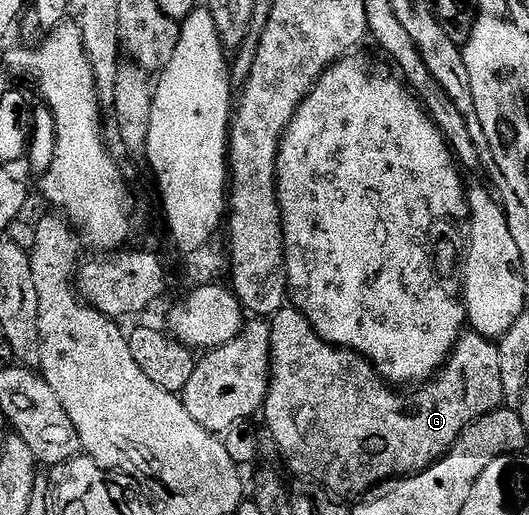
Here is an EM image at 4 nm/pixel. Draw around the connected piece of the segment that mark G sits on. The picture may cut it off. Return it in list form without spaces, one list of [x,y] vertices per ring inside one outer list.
[[[285,306],[282,310],[278,310],[275,316],[271,317],[268,342],[270,345],[270,379],[268,381],[268,397],[264,399],[262,409],[262,417],[264,416],[265,422],[268,423],[268,432],[272,435],[272,440],[276,443],[281,458],[288,463],[289,470],[294,475],[300,476],[296,478],[303,478],[305,481],[327,490],[336,498],[344,498],[340,496],[356,496],[355,498],[360,498],[386,480],[410,476],[424,471],[452,447],[454,441],[464,433],[464,429],[470,427],[473,422],[485,416],[486,413],[495,412],[497,408],[504,404],[501,369],[498,363],[498,344],[489,337],[479,336],[471,330],[465,331],[457,340],[456,347],[448,353],[444,367],[427,382],[421,383],[411,390],[397,390],[379,376],[376,369],[373,368],[371,360],[359,356],[357,352],[352,352],[349,348],[337,348],[334,344],[327,344],[314,330],[314,326],[310,326],[310,322],[295,306]]]

